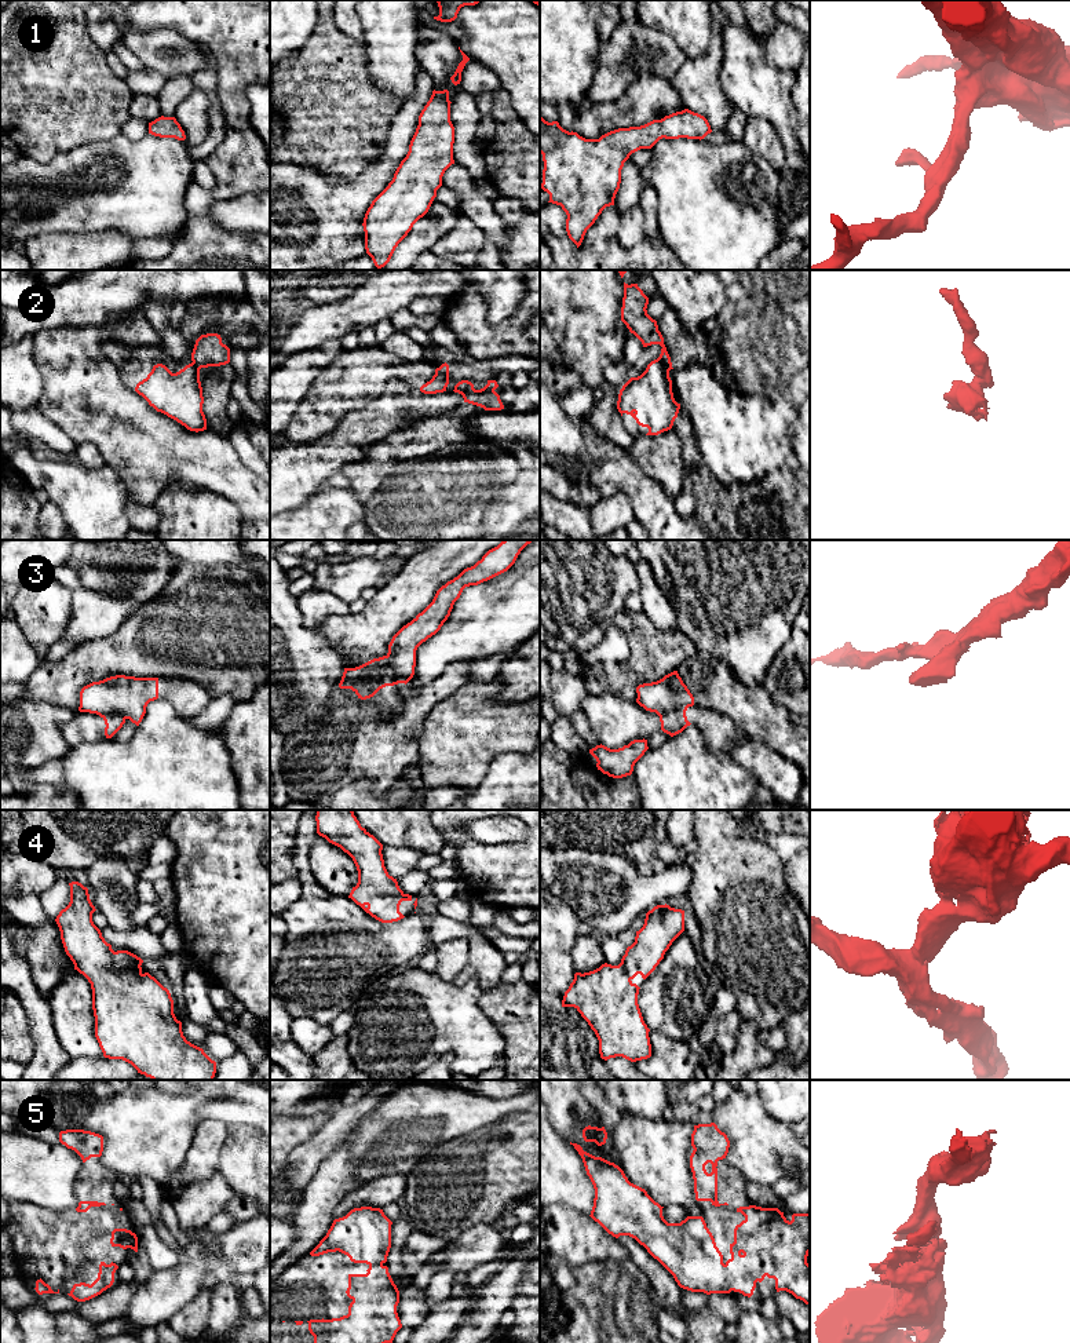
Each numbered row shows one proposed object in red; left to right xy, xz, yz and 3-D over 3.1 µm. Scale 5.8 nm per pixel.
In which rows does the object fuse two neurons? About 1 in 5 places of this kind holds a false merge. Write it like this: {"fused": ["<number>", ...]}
{"fused": ["2", "3"]}

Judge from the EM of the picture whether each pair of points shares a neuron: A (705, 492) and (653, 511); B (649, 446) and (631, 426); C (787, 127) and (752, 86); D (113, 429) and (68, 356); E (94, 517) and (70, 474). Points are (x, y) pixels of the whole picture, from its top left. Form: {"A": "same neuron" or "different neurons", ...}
{"A": "different neurons", "B": "different neurons", "C": "same neuron", "D": "same neuron", "E": "same neuron"}

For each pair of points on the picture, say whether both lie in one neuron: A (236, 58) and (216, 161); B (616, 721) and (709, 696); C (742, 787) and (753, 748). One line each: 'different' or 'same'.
A: same
B: different
C: different

